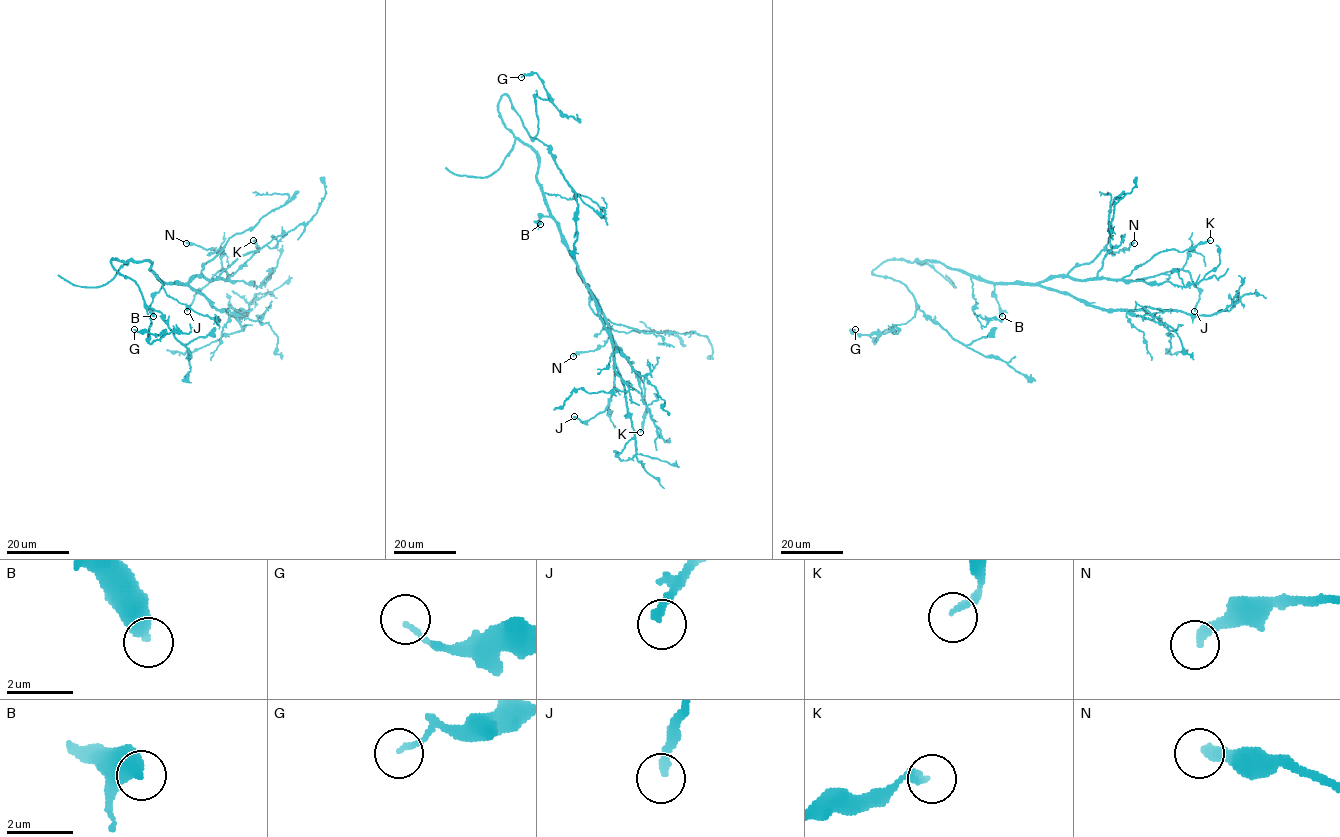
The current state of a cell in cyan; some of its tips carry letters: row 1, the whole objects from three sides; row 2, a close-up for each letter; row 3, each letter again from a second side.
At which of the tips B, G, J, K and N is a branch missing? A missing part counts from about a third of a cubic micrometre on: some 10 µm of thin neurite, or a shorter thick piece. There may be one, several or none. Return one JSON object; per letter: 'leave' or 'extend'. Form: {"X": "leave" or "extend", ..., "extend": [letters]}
{"B": "leave", "G": "leave", "J": "extend", "K": "leave", "N": "extend", "extend": ["J", "N"]}

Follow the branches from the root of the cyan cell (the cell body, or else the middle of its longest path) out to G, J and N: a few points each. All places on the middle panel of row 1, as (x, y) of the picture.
G: (543, 191), (536, 153), (498, 110), (505, 94), (537, 134), (535, 97), (550, 96), (536, 73), (521, 77)
J: (543, 191), (561, 241), (596, 300), (615, 344), (611, 401), (604, 411), (587, 420), (574, 416)
N: (543, 191), (561, 241), (588, 289), (589, 306), (610, 329), (609, 337), (603, 346), (573, 356)

